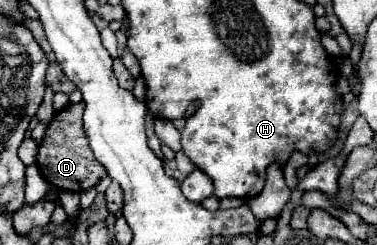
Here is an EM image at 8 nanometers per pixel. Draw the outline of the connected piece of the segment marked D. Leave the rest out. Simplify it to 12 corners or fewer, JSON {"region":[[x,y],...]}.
{"region":[[85,105],[49,123],[37,165],[57,191],[83,193],[107,175],[83,133]]}

